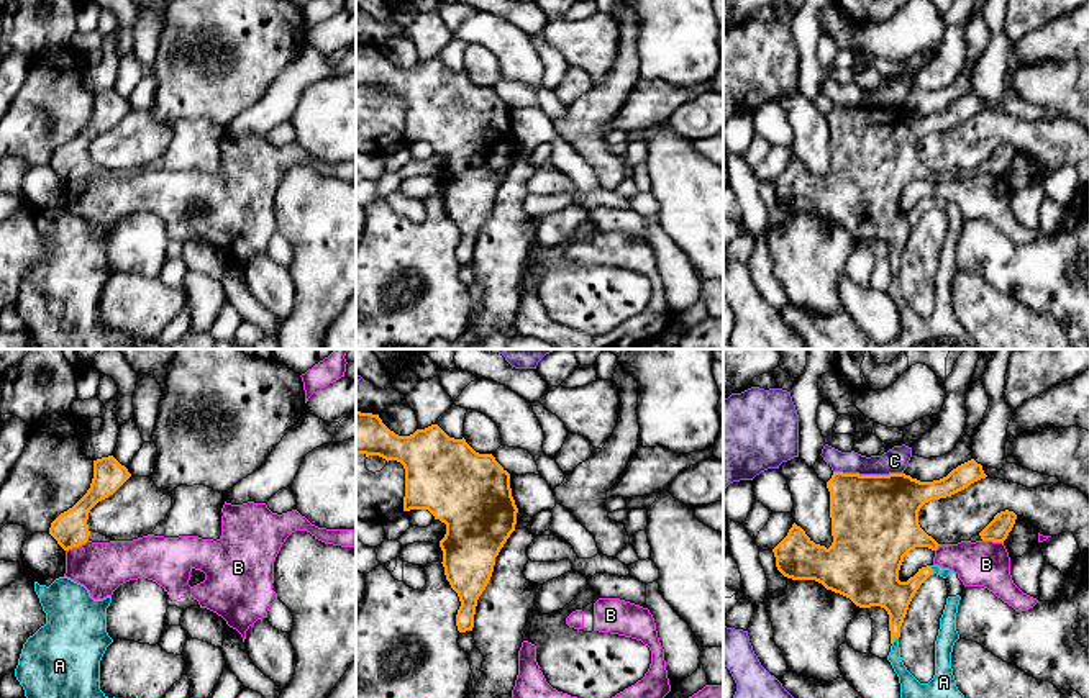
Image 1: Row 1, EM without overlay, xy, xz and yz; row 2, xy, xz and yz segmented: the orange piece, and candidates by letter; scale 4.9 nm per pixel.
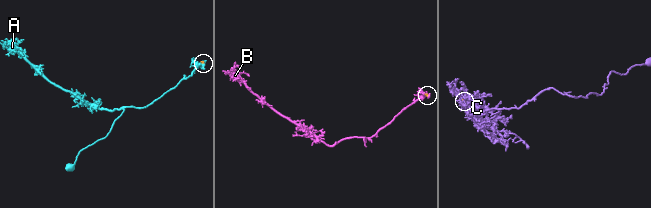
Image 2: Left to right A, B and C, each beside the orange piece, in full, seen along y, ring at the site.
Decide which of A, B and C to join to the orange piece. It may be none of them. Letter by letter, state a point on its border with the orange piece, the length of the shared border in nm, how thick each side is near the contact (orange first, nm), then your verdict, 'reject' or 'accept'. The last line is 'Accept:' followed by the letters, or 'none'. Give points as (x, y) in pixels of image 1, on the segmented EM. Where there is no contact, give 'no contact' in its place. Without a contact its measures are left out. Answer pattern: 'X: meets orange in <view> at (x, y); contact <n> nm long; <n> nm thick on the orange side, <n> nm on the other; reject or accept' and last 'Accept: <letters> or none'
A: meets orange in yz at (893, 639); contact 50 nm long; 170 nm thick on the orange side, 100 nm on the other; accept
B: meets orange in xy at (76, 546); contact 130 nm long; 170 nm thick on the orange side, 240 nm on the other; reject
C: meets orange in yz at (868, 475); contact 340 nm long; 440 nm thick on the orange side, 120 nm on the other; reject
Accept: A

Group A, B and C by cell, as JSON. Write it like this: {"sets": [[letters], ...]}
{"sets": [["A"], ["B"], ["C"]]}

